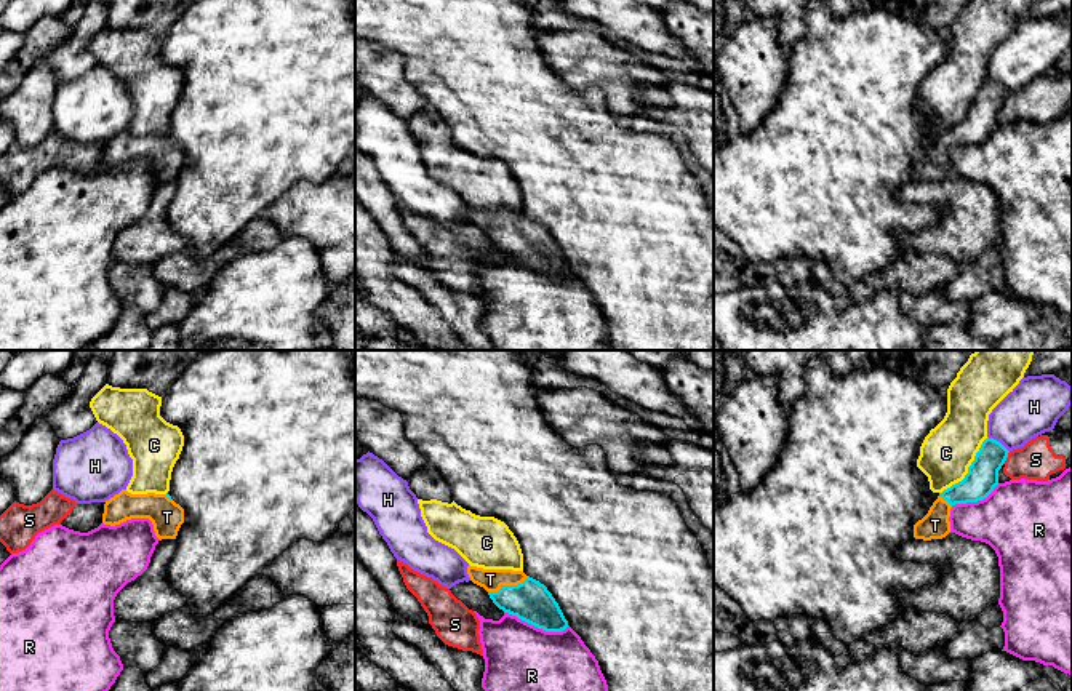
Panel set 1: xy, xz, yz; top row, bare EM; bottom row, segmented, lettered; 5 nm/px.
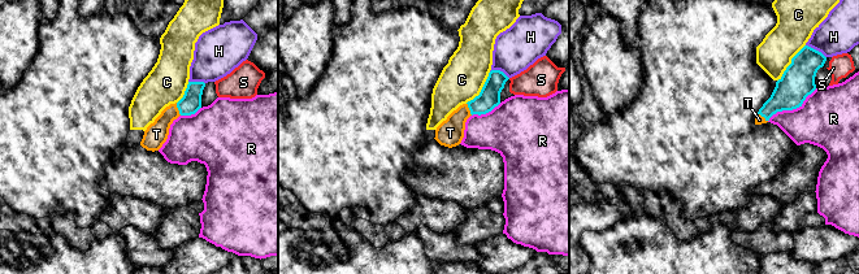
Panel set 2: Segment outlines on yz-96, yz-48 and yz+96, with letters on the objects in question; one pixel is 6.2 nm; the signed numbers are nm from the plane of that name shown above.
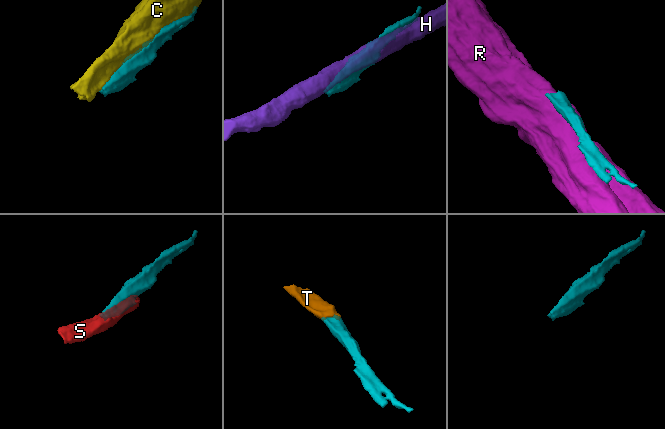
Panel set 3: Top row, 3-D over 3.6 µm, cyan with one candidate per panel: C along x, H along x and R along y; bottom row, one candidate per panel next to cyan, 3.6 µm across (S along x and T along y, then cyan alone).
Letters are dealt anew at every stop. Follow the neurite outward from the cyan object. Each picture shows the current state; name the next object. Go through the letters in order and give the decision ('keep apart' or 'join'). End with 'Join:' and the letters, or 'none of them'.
C: keep apart
H: keep apart
R: keep apart
S: keep apart
T: join
Join: T

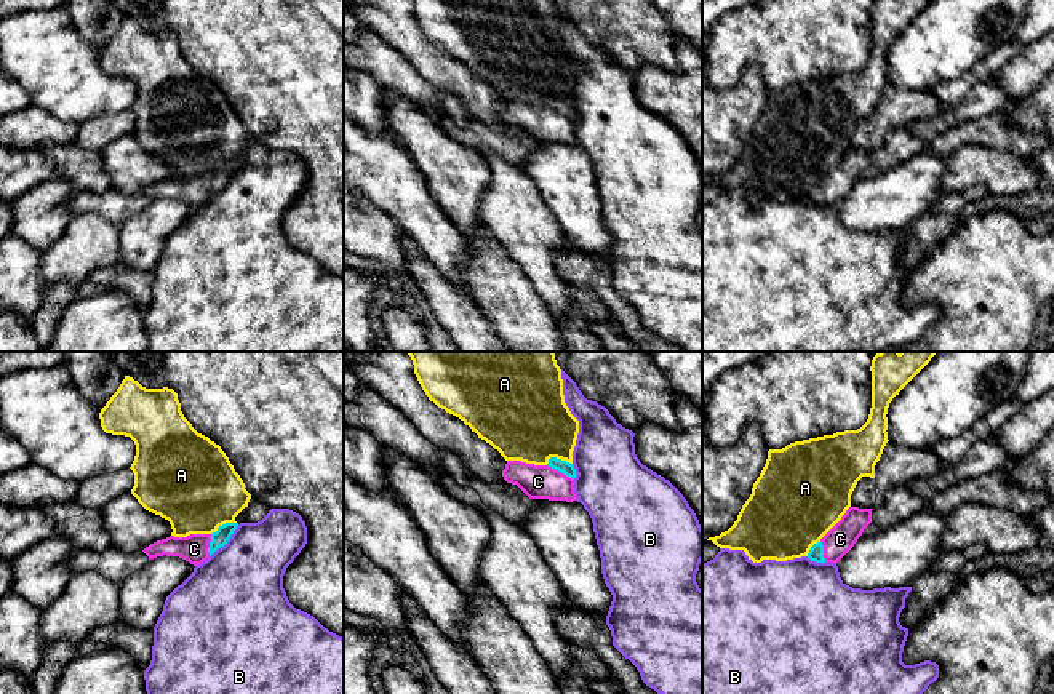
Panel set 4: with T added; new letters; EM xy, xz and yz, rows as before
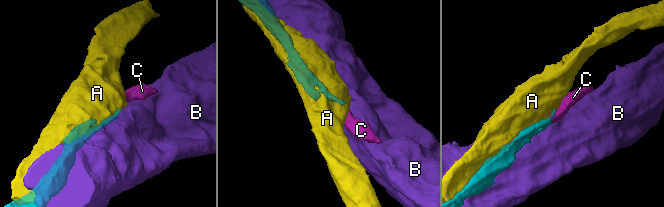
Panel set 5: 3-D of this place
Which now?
A: keep apart
B: keep apart
C: join
Join: C

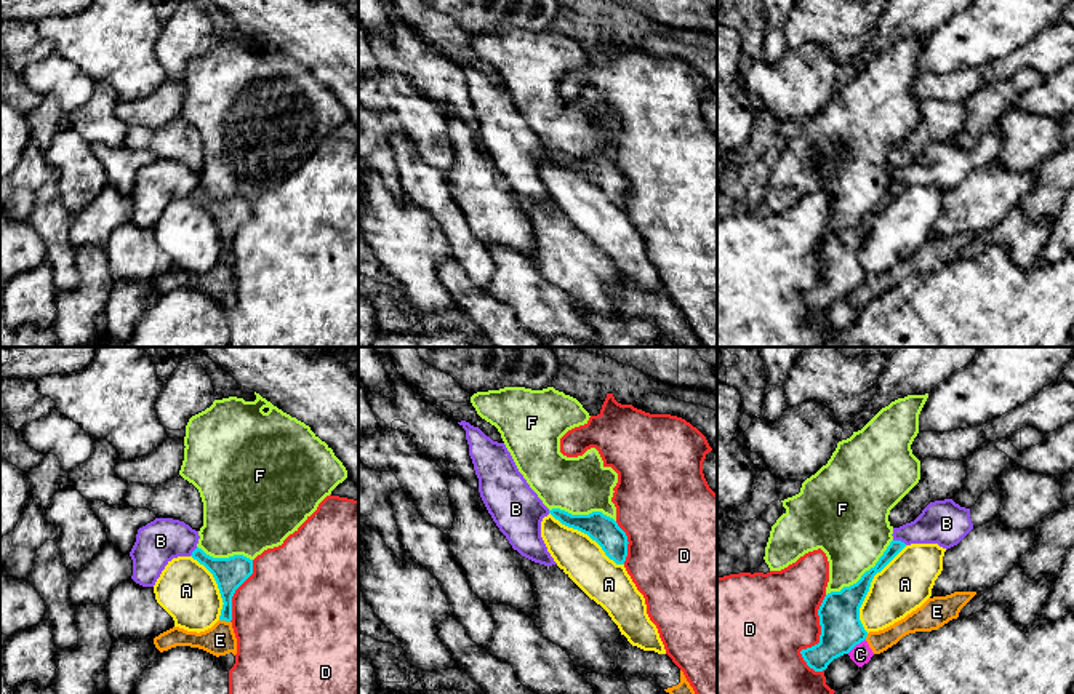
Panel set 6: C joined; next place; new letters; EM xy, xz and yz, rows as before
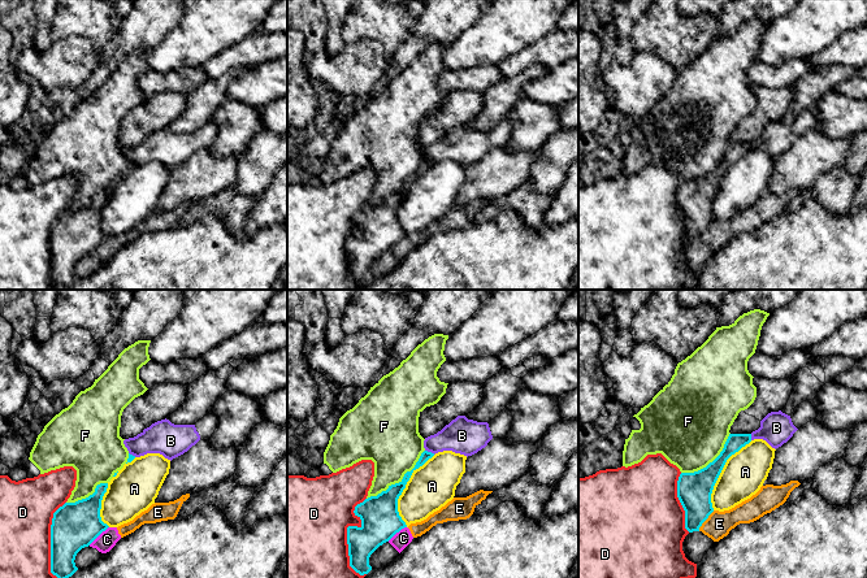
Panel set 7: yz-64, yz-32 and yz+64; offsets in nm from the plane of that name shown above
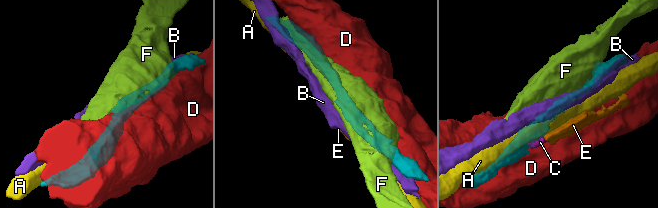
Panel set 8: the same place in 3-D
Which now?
A: keep apart
B: keep apart
C: keep apart
D: keep apart
E: keep apart
F: keep apart
Join: none of them

